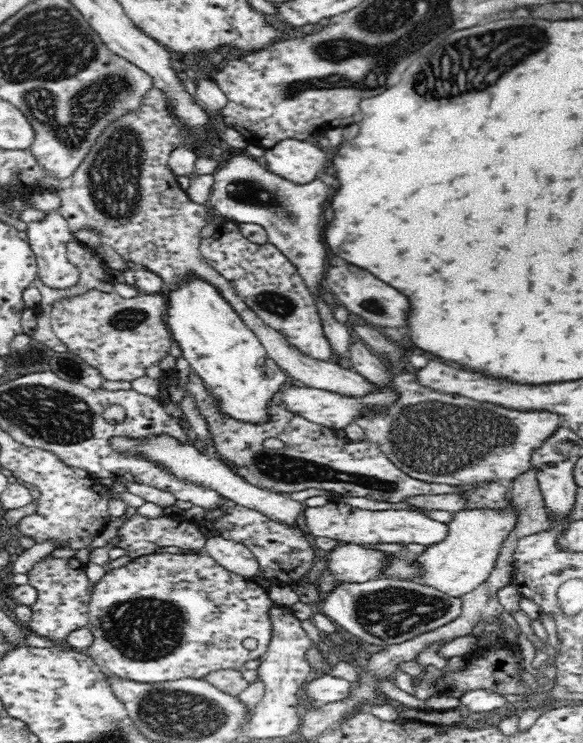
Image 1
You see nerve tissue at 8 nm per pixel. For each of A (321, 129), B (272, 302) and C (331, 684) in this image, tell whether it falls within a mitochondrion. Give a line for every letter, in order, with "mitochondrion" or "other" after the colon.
A: other
B: mitochondrion
C: other

